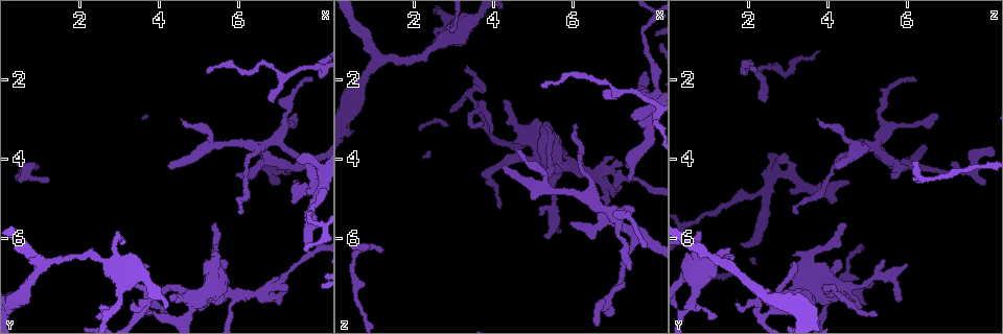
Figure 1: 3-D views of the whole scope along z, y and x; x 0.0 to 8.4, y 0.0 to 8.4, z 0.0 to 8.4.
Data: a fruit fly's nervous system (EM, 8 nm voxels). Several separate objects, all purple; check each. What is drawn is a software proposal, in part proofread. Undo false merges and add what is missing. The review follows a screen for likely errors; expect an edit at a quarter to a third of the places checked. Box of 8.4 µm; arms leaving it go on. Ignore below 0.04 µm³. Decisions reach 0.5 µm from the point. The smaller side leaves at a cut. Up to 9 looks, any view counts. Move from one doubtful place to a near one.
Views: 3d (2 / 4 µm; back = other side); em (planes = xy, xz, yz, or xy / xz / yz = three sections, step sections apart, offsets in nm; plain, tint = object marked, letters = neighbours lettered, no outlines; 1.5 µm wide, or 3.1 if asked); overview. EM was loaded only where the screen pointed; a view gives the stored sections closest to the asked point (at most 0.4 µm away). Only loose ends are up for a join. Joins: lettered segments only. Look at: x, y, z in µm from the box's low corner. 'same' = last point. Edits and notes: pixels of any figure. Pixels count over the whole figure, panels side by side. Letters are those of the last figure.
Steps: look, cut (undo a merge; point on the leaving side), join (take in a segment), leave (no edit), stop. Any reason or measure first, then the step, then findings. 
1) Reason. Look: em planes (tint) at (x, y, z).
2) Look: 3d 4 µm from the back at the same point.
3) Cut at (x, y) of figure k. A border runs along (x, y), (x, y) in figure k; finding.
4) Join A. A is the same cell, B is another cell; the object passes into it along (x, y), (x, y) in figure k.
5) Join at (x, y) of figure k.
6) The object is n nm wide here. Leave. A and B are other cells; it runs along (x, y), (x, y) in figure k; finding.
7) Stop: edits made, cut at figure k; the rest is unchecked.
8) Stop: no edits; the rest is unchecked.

Thick turns thin. Look: 3d 2 µm at (7.10, 7.00, 4.40).

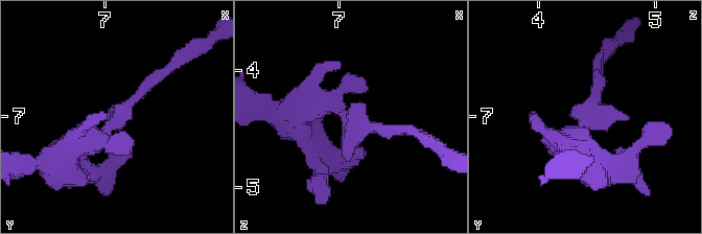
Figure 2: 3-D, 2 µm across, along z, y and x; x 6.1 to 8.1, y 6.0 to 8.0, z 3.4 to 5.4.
Look: em planes (letters) at (7.12, 6.98, 4.44).

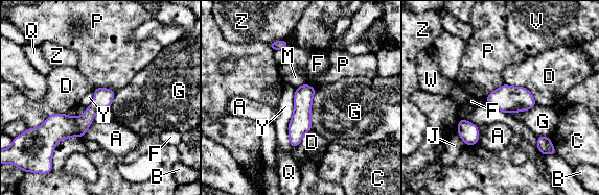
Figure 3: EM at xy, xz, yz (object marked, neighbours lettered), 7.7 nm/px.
The object is 140 nm wide here. Leave. A, B, C, D, F, G, J, M, P, Q, V, W, Y and Z are other cells; a border runs along (296, 89), (289, 124), (291, 147) in figure 3; all the same neuron.

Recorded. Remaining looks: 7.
Tapers out. Look: 3d 4 µm at (6.05, 5.45, 3.25).

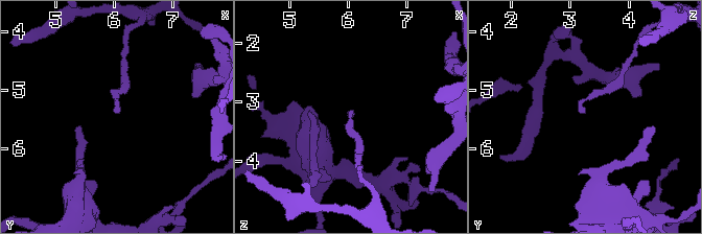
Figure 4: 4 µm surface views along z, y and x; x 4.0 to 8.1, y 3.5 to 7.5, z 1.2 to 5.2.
Now the EM. Look: em planes (letters) at (6.10, 5.40, 3.25).

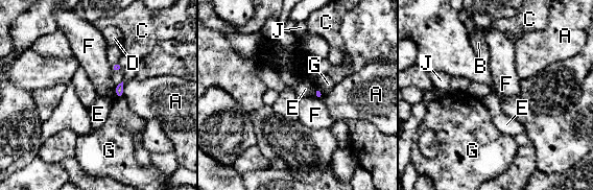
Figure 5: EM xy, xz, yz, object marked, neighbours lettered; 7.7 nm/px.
The longest contact is with A, 110 nm. Leave. A, B, C, D, E, F, G and J are other cells; a border runs along (122, 95), (118, 97) in figure 5; none of them fits.

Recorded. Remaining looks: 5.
Thin neck. Look: 3d 4 µm at (5.50, 7.00, 5.05).

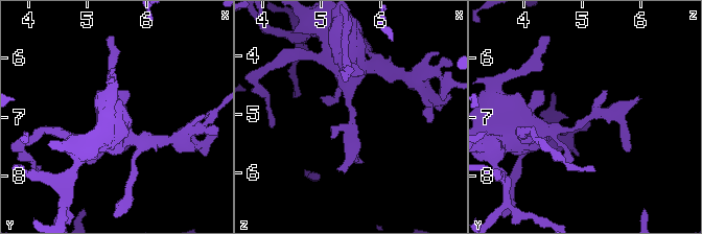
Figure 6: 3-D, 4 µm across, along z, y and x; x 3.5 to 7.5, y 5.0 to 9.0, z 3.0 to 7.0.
Need the tissue. Look: em planes (letters) at (5.50, 7.05, 5.10).

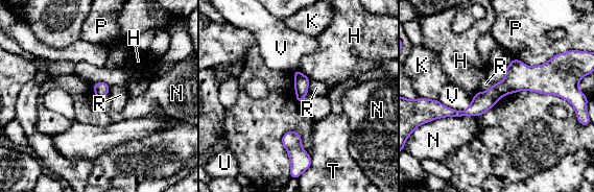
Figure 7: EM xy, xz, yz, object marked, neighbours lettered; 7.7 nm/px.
The longest contact is with P, 360 nm. Leave. H, K, N, P, R, T, U and V are other cells; it runs along (562, 88), (513, 82), (466, 113), (437, 104) in figure 7; one neuron here.

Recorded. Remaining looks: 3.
Look: 3d 2 µm at (3.30, 7.60, 1.70).

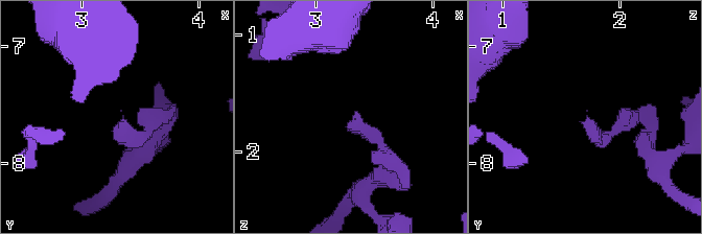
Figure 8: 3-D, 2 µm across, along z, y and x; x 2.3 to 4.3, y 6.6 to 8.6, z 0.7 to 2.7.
Look: em yz step 4 (tint) at (3.36, 7.66, 1.66).

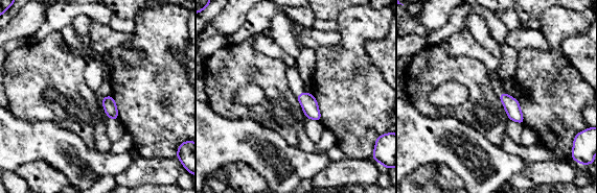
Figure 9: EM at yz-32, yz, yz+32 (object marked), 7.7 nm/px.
Look: em planes (letters) at the same point.

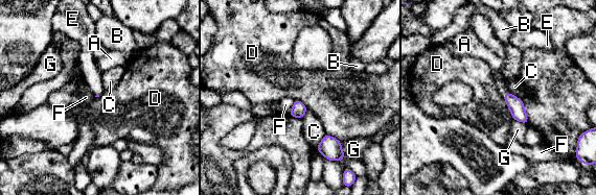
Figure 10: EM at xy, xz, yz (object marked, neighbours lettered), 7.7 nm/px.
The longest contact is with D, 200 nm. Join E. E is the same cell, A, B, C, D, F and G are other cells; it goes on there.

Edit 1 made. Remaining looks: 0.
Stop: edits made, join at figure 10; the rest is unchecked.

